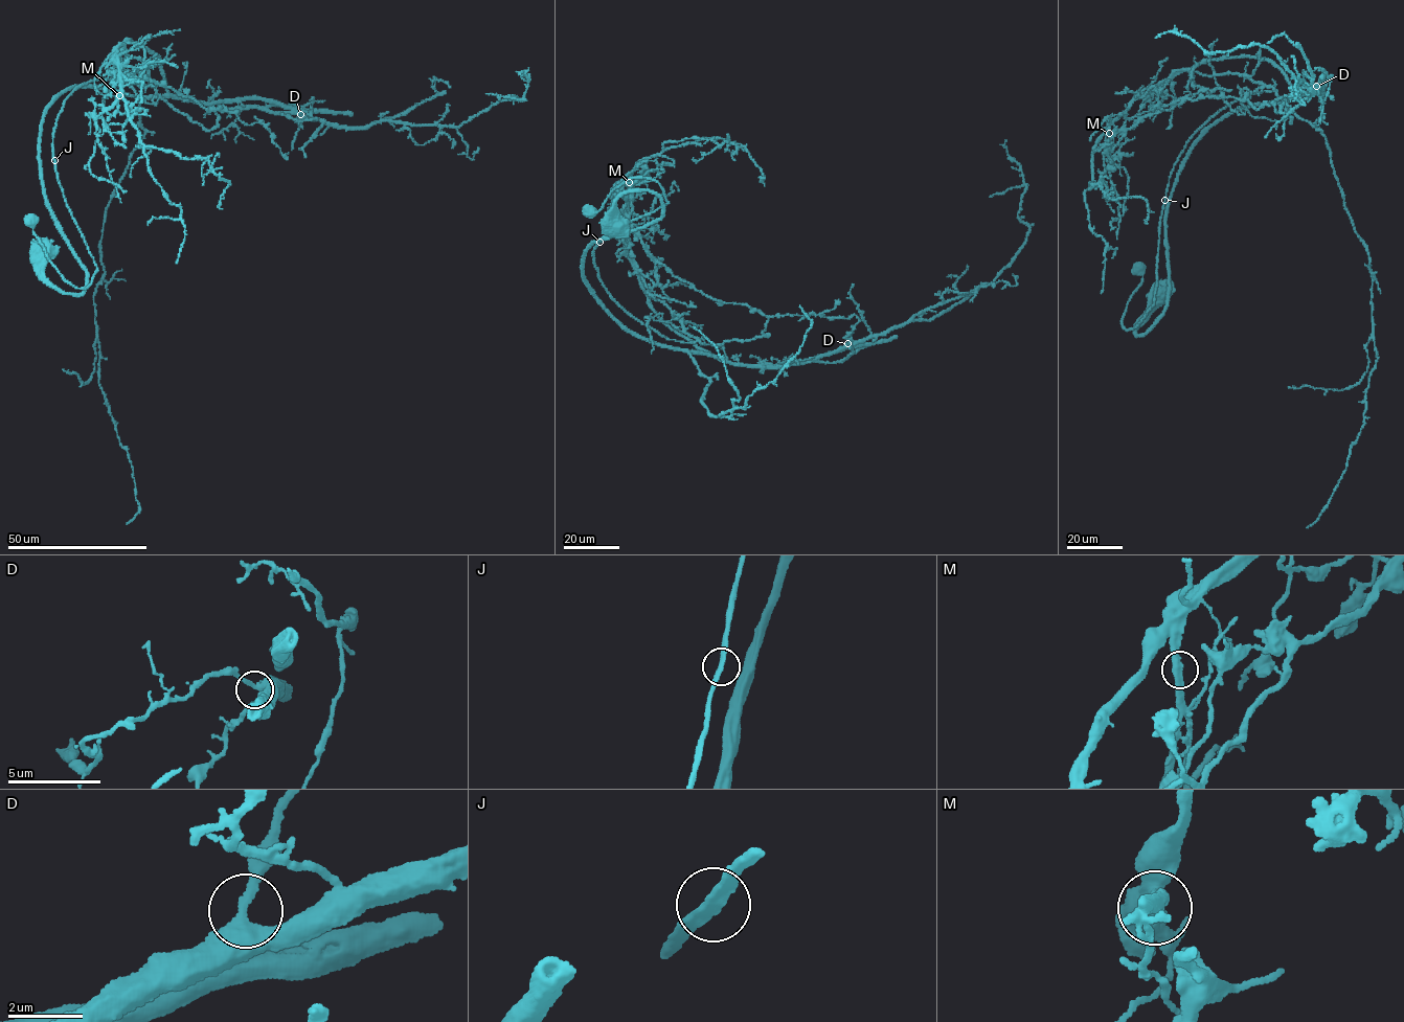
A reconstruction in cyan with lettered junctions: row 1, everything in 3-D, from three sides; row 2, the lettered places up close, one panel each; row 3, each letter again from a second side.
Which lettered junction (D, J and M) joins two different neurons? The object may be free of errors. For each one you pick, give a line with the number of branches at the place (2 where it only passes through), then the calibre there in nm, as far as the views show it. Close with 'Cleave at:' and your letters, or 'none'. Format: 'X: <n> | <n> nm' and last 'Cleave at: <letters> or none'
M: 2 | 360 nm
Cleave at: M

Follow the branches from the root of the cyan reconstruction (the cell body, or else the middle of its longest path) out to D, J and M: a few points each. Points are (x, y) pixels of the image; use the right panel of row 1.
D: (1157, 293), (1137, 335), (1165, 308), (1167, 207), (1194, 142), (1227, 113), (1323, 92), (1316, 86)
J: (1157, 293), (1137, 335), (1182, 161), (1294, 94), (1285, 73), (1191, 70), (1276, 90), (1210, 117), (1165, 200)
M: (1157, 293), (1137, 335), (1165, 308), (1167, 207), (1191, 146), (1295, 90), (1267, 60), (1207, 60), (1109, 134)

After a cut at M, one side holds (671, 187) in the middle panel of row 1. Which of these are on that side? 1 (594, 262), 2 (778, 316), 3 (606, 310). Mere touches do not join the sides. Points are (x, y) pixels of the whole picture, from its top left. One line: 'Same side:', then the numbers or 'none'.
Same side: 1, 2

